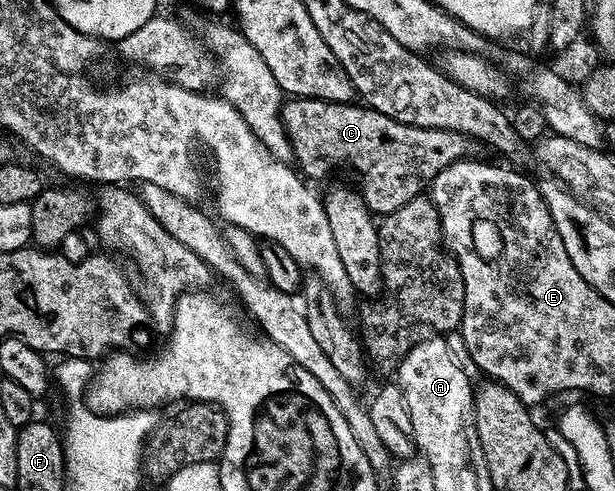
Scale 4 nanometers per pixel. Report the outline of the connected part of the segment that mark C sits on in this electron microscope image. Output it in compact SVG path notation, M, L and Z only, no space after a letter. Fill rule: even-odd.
M301 95L283 102L281 119L290 139L291 154L295 162L298 161L299 170L312 181L328 176L344 163L354 163L354 169L360 175L358 187L362 198L369 205L370 211L380 217L393 214L400 206L423 194L436 175L458 159L465 158L472 145L469 136L459 131L410 126L367 107L366 104L330 101L326 98ZM302 139L310 139L310 147L306 147L306 151L302 151Z

